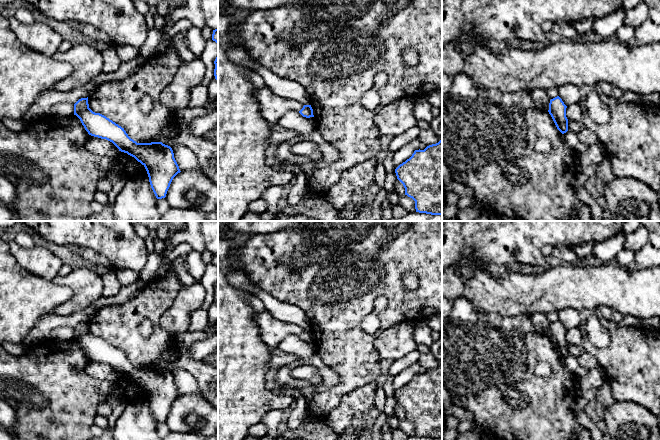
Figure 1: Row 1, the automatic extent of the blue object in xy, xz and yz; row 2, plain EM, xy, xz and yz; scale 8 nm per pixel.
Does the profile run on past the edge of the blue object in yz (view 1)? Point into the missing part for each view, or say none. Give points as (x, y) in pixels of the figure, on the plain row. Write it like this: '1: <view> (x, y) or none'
1: none

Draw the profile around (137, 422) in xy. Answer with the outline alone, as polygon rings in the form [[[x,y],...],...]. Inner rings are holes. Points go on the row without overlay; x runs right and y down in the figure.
[[[148,398],[128,402],[112,428],[113,440],[161,440]]]

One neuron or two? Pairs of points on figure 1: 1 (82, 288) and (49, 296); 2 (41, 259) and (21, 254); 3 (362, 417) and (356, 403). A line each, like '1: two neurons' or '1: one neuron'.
1: two neurons
2: one neuron
3: two neurons

